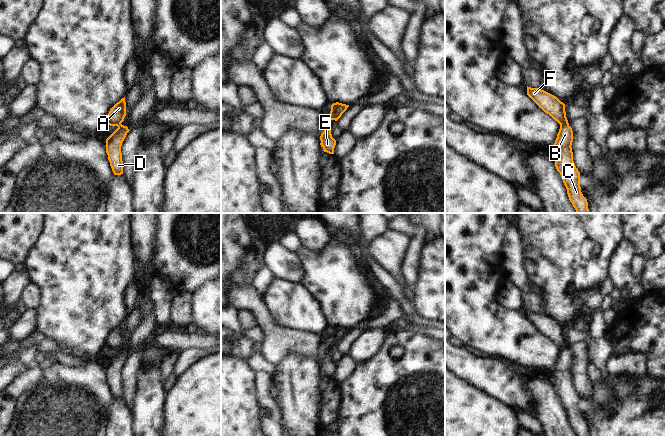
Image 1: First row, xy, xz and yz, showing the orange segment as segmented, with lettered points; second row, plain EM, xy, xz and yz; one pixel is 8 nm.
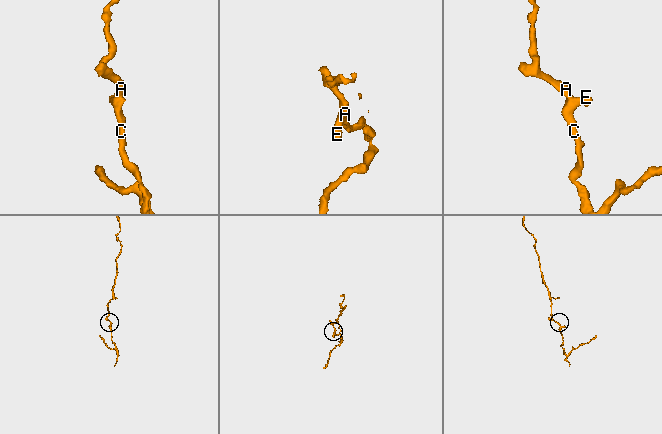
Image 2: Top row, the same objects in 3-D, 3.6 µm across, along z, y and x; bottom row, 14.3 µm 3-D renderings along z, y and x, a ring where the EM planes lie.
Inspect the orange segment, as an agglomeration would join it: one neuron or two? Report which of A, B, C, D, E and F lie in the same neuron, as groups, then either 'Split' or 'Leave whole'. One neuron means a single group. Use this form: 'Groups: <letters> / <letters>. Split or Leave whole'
Groups: A B C D E F. Leave whole

